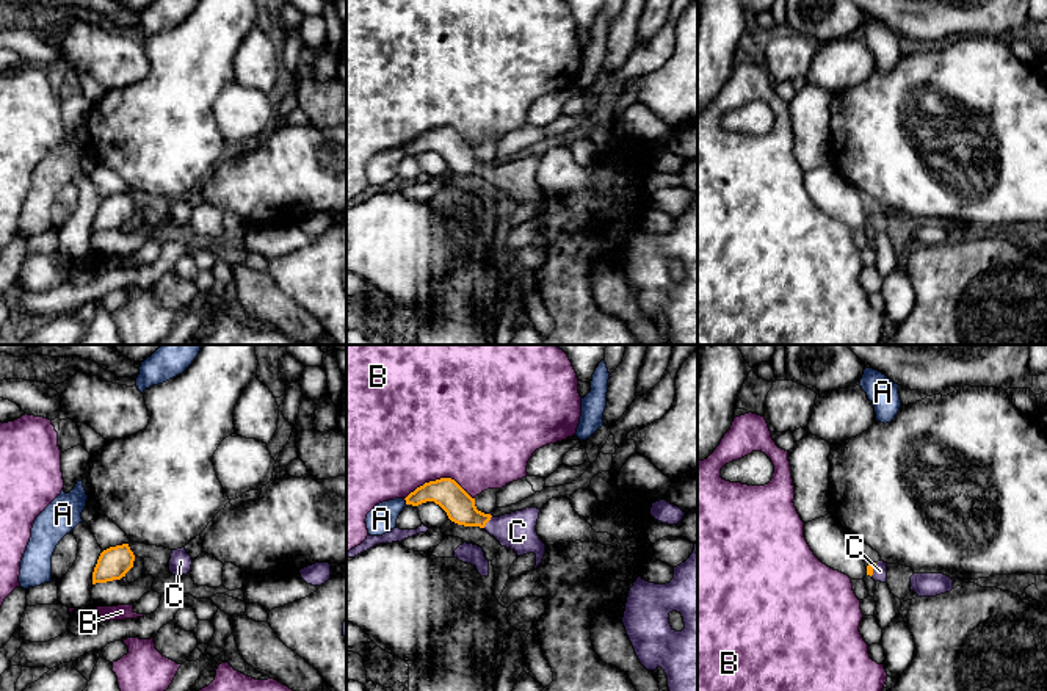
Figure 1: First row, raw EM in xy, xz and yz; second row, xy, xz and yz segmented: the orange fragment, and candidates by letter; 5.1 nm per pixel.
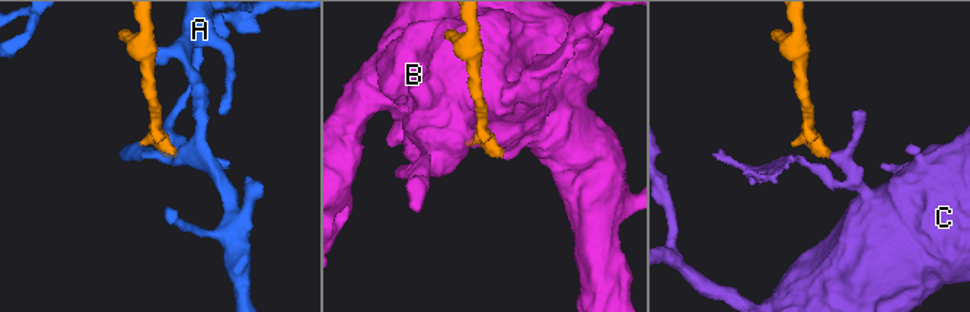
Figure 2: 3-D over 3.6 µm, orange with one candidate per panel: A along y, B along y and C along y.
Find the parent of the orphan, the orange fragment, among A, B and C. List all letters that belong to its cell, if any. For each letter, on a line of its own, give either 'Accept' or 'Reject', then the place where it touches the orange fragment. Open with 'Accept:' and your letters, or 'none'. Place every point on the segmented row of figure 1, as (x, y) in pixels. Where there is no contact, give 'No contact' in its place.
Accept: C
A: Reject. Touches orange at xz (406, 502)
B: Reject. Touches orange at xz (441, 478)
C: Accept. Touches orange at xz (488, 520)

